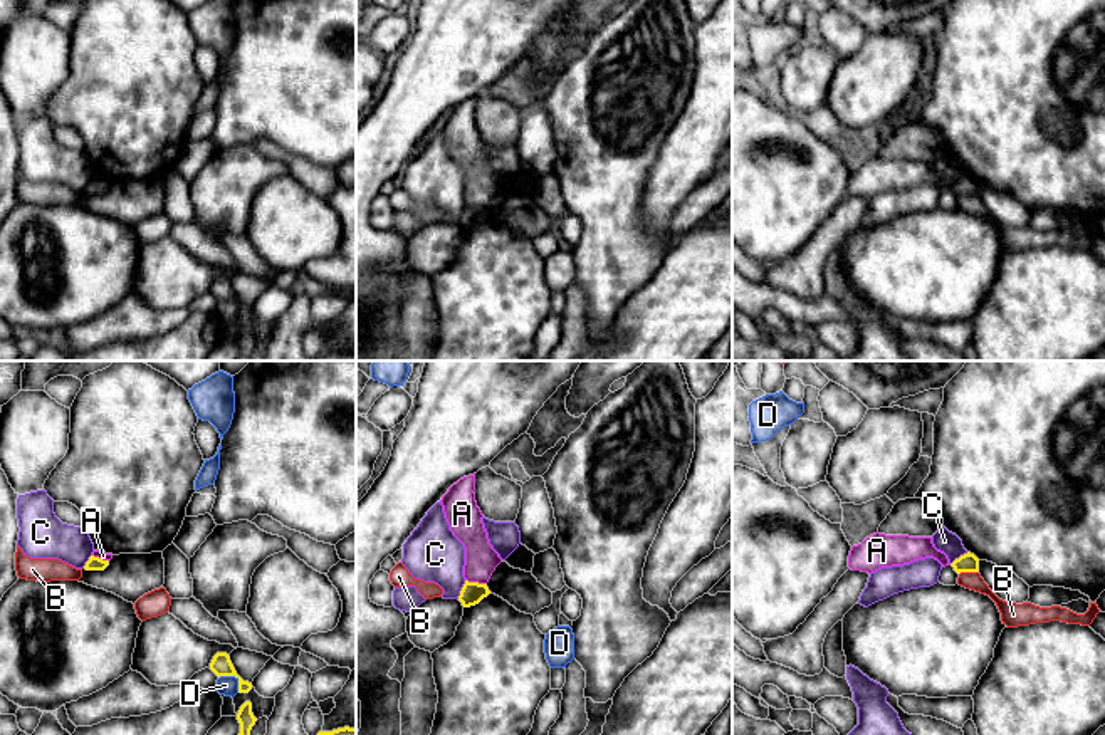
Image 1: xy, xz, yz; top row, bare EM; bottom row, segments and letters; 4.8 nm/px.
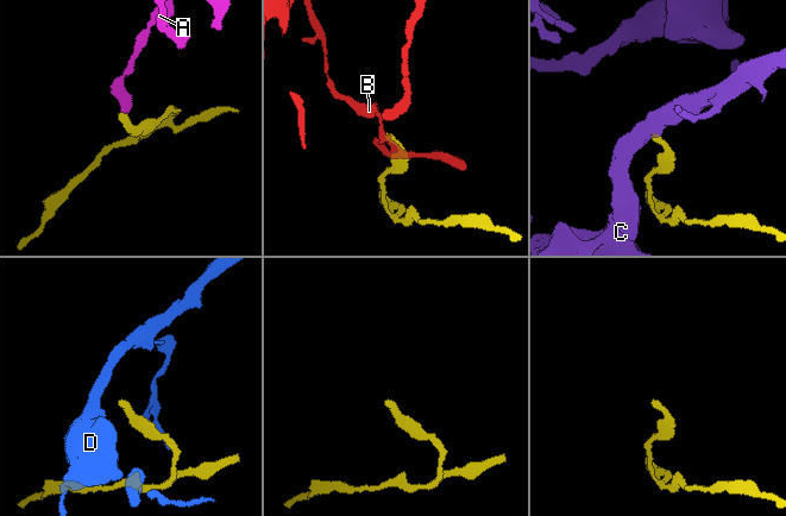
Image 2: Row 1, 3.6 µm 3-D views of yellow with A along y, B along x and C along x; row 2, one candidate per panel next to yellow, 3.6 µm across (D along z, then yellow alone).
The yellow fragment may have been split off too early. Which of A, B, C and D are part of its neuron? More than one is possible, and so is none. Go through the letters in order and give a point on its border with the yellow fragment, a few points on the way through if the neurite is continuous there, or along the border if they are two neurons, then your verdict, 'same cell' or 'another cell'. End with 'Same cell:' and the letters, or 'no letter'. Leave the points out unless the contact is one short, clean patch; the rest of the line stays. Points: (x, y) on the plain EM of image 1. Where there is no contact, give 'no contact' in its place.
A: xz (476, 207) | along xz (466, 203), (486, 208) | another cell
B: yz (968, 195) | along yz (978, 195), (963, 195), (959, 198) | another cell
C: xz (462, 213) | along xz (466, 205), (457, 222) | another cell
D: xy (234, 299) | along xy (219, 301), (234, 301), (239, 316) | another cell
Same cell: no letter

